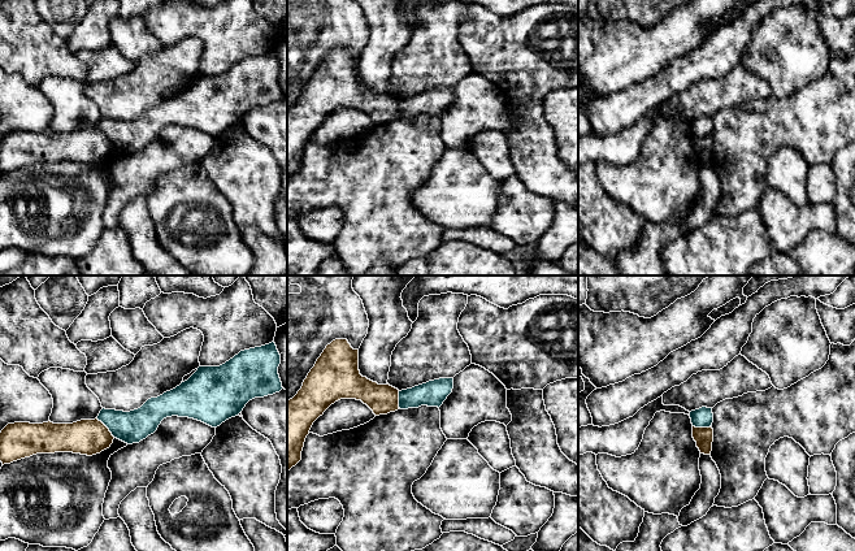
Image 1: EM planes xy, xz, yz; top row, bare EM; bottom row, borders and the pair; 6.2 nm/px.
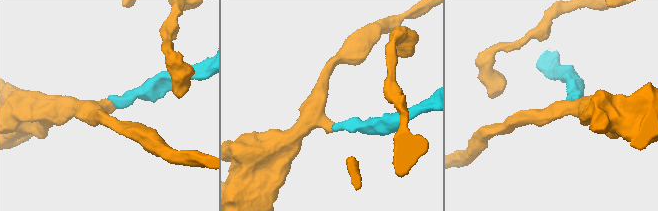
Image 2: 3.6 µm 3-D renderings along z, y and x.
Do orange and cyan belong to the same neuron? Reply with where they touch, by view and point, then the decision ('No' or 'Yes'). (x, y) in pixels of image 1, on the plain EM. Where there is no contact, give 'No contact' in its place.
Touches orange at xy (107, 137). No

